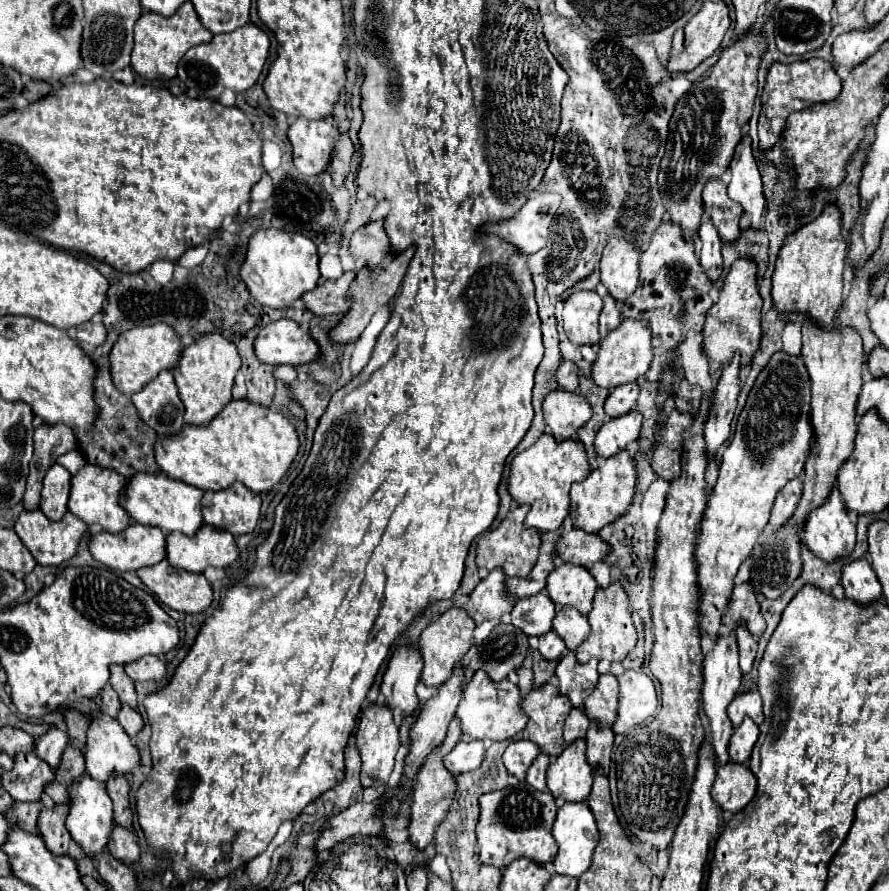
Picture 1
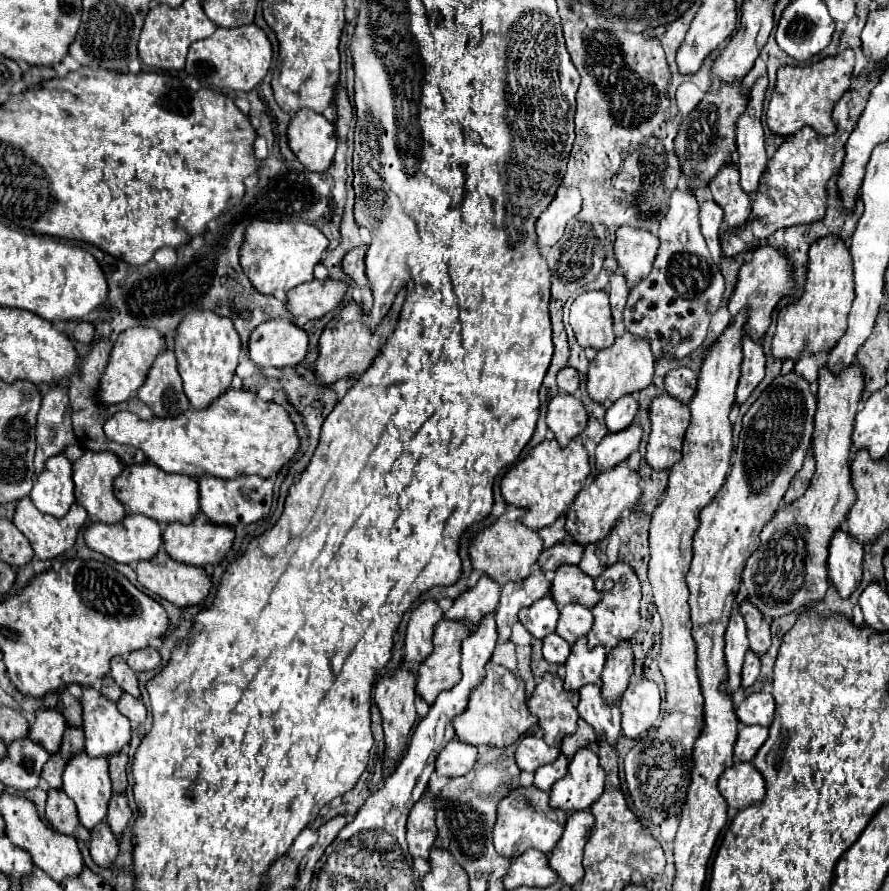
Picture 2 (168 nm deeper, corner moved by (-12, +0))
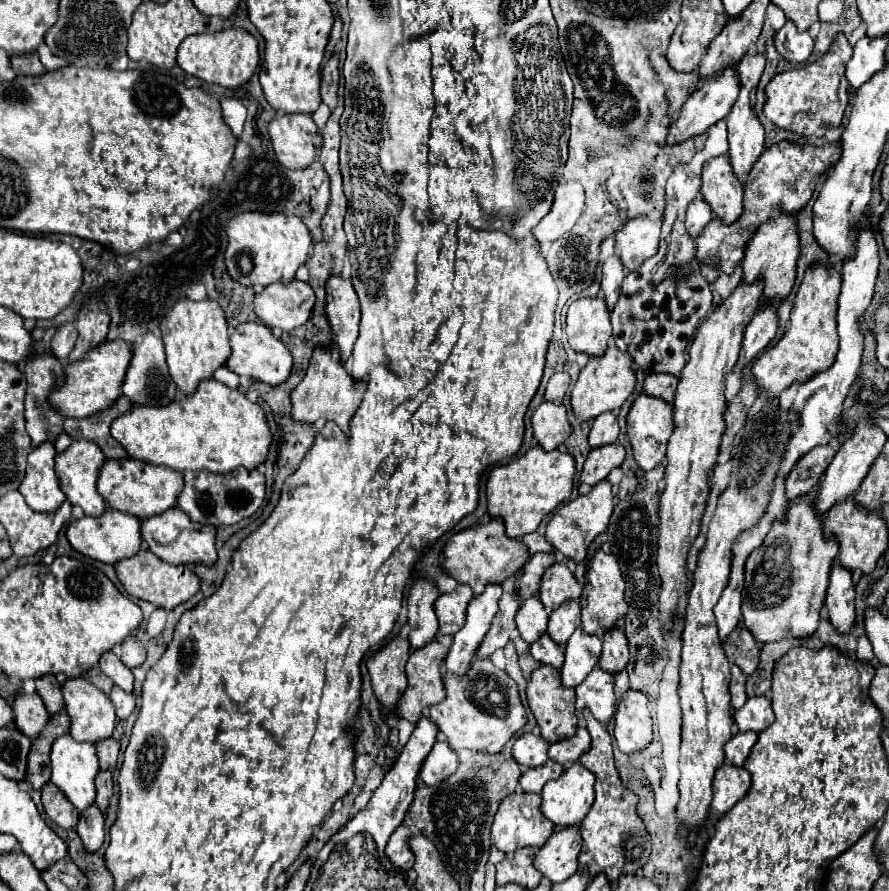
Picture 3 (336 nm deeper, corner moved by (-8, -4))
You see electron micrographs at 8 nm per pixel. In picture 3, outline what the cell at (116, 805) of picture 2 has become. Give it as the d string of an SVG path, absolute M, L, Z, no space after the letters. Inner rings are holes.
M99 771L97 779L95 779L95 787L97 787L95 803L101 811L105 811L107 803L109 803L109 797L113 793L113 773L111 771Z

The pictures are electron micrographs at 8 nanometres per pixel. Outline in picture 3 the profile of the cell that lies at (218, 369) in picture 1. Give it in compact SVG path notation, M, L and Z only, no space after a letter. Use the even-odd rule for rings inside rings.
M187 297L179 299L165 313L159 329L167 353L169 373L183 395L191 395L201 379L213 377L213 371L223 367L225 359L229 357L231 347L229 347L229 329L227 329L225 313L219 307L219 303L213 299L205 299L205 301L191 301Z

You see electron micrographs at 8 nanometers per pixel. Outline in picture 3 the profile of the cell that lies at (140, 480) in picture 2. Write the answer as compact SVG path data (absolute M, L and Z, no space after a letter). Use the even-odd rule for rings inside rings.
M105 459L97 477L97 491L107 501L109 507L135 515L139 519L159 515L171 509L177 503L177 495L183 487L183 475L169 467L157 467L149 463L141 463L139 459Z

